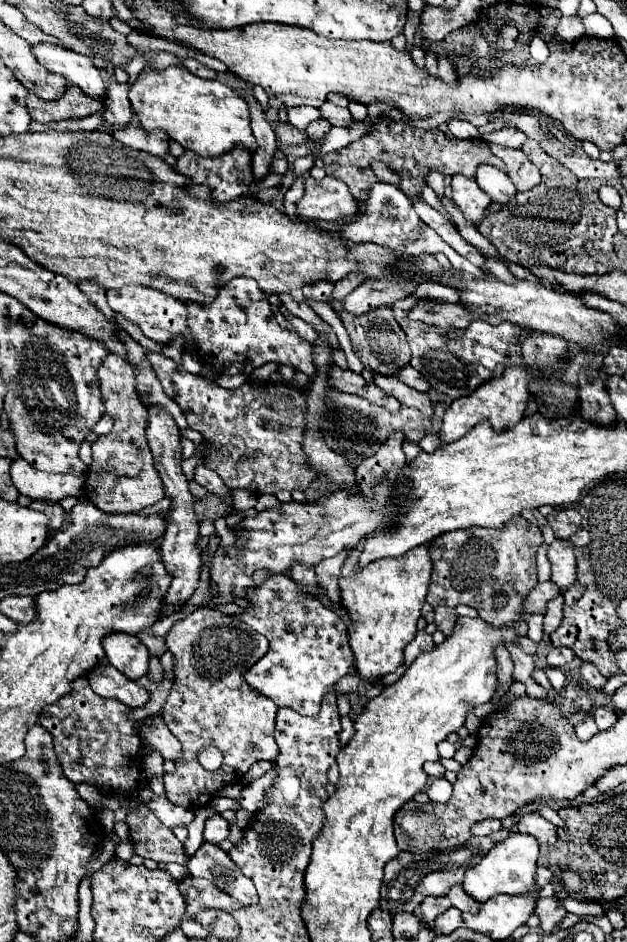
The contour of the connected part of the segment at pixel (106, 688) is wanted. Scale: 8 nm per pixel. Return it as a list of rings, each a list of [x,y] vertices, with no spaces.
[[[100,665],[96,671],[88,673],[90,687],[100,695],[100,697],[112,697],[118,699],[120,703],[128,707],[144,707],[150,699],[150,693],[140,687],[136,681],[130,681],[122,673],[118,673],[116,667],[112,665]]]

